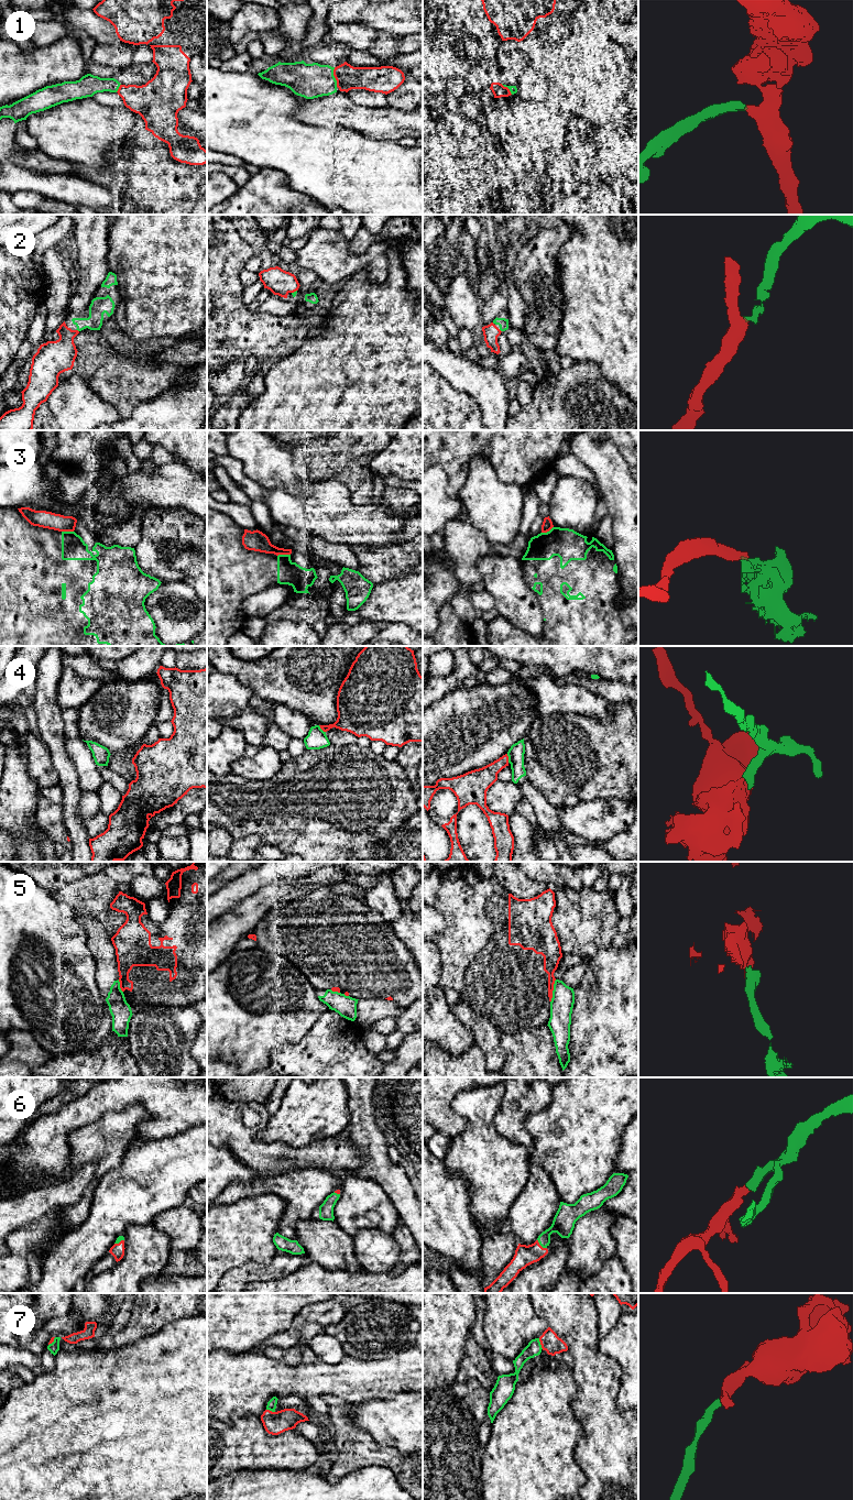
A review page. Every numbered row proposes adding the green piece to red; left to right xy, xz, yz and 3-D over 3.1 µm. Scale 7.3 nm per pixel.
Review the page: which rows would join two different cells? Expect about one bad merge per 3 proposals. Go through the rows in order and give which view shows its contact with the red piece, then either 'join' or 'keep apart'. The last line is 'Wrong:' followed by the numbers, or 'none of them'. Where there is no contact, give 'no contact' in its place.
1: xz | join
2: xy | join
3: xz | keep apart
4: yz | keep apart
5: yz | keep apart
6: yz | join
7: yz | join
Wrong: 3, 4, 5

